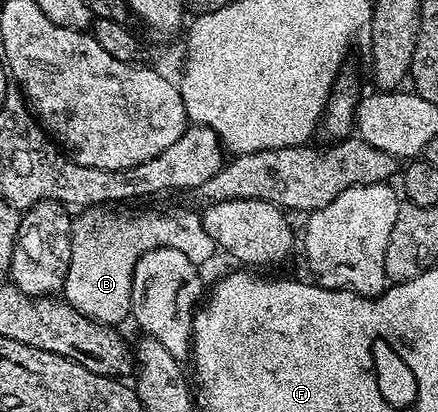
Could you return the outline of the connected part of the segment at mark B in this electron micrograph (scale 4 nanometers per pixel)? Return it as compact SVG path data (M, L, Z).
M84 207L80 214L72 217L72 246L70 247L70 267L66 271L63 300L73 305L82 315L86 315L99 325L119 326L119 321L128 321L132 312L132 276L134 267L146 251L154 251L158 247L174 247L174 251L182 251L186 259L197 263L208 261L217 256L218 250L214 239L210 237L204 226L203 216L199 212L186 213L119 213L116 207Z

